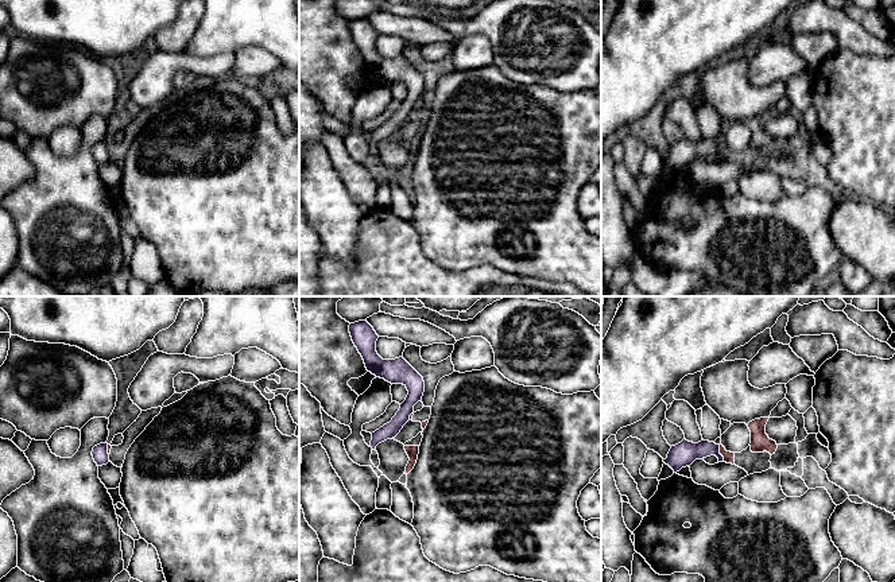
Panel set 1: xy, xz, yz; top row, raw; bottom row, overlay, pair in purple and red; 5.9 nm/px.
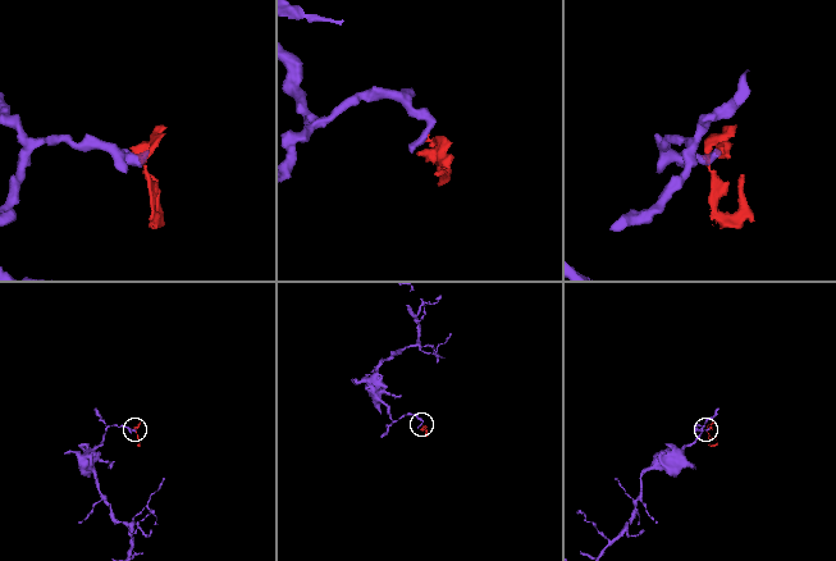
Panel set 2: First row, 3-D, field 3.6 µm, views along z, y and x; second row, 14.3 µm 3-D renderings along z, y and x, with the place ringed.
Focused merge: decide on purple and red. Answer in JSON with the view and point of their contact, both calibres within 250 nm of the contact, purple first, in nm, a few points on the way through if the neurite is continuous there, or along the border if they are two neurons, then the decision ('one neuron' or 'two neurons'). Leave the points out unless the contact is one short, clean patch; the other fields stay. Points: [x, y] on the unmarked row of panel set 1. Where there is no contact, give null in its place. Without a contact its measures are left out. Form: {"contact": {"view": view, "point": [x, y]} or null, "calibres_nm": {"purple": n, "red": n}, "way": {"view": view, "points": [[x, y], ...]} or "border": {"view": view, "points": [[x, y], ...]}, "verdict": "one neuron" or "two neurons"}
{"contact": {"view": "yz", "point": [719, 151]}, "calibres_nm": {"purple": 150, "red": 60}, "border": {"view": "yz", "points": [[719, 143], [719, 151], [724, 159]]}, "verdict": "two neurons"}

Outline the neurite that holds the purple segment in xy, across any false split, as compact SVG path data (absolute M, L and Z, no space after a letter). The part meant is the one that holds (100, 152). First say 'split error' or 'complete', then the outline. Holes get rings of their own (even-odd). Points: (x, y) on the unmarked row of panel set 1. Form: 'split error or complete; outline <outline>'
complete; outline M100 141L94 144L92 154L97 164L106 163L109 160L108 141Z

